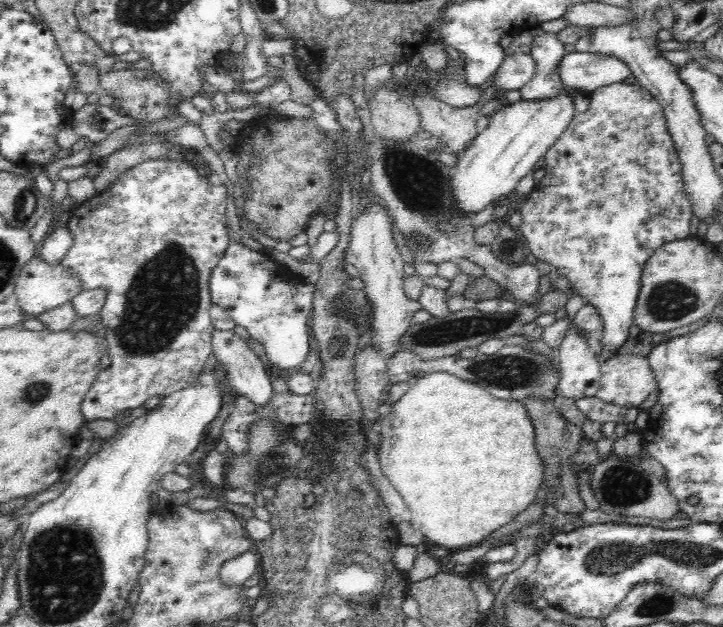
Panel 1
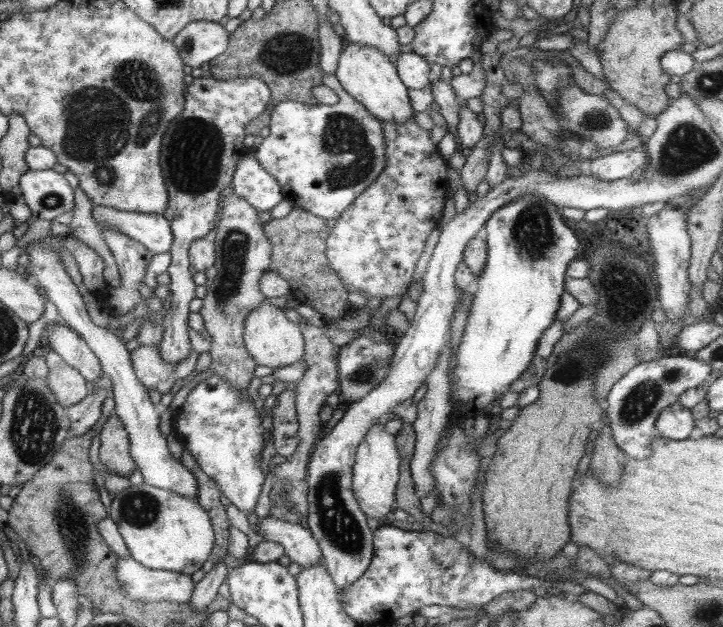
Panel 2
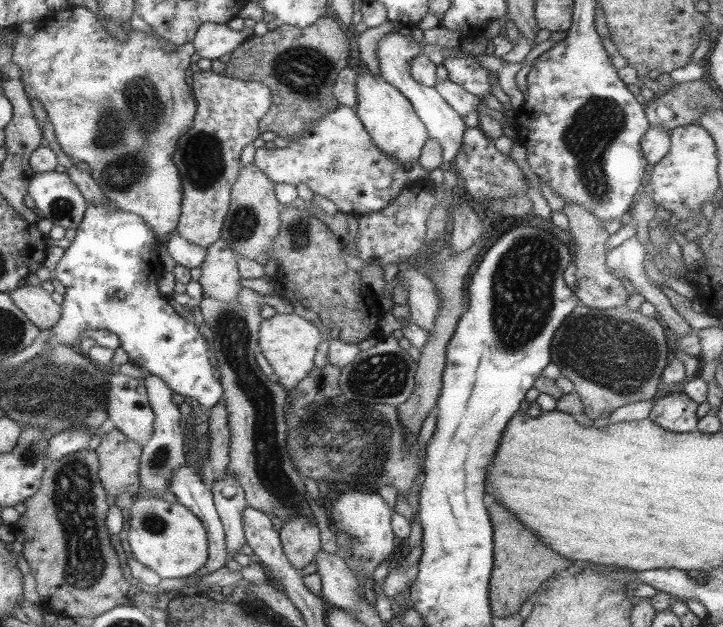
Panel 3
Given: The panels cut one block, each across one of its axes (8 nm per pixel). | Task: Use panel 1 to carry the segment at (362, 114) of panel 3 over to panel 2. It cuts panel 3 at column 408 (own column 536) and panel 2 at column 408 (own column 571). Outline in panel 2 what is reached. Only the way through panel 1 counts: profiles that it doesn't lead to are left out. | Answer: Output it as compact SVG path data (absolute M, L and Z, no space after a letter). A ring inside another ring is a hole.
M345 41L343 50L337 58L334 74L341 88L380 123L401 124L401 122L413 118L414 111L411 109L409 97L407 97L407 88L399 80L394 62L391 62L377 48Z

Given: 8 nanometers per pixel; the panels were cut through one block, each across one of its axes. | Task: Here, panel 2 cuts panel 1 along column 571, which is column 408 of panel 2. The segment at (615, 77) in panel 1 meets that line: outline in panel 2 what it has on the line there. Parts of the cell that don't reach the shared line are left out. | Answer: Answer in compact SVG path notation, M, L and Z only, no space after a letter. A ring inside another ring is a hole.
M413 52L397 54L394 64L399 80L406 88L425 88L433 79L429 63Z

